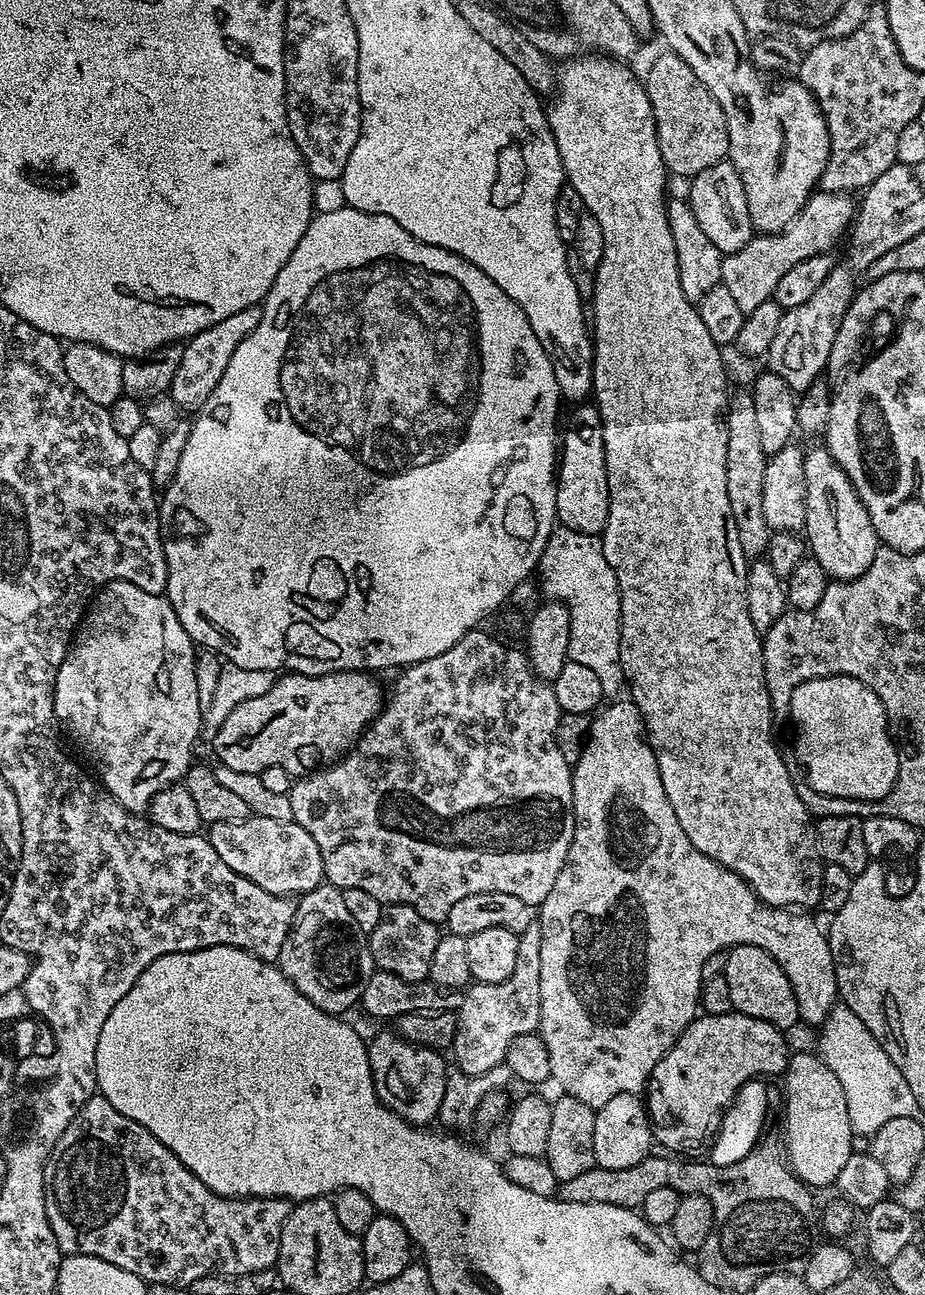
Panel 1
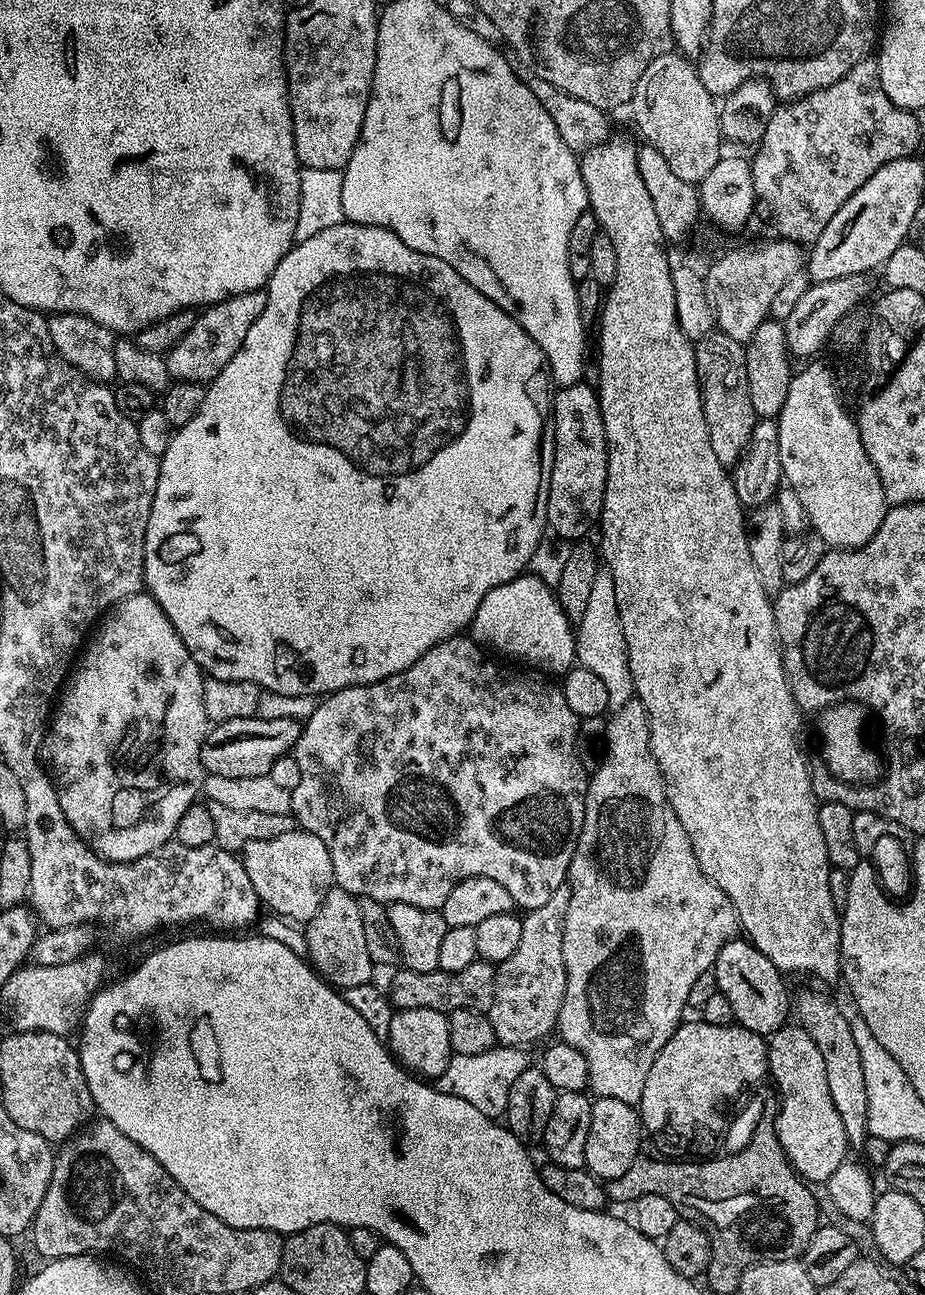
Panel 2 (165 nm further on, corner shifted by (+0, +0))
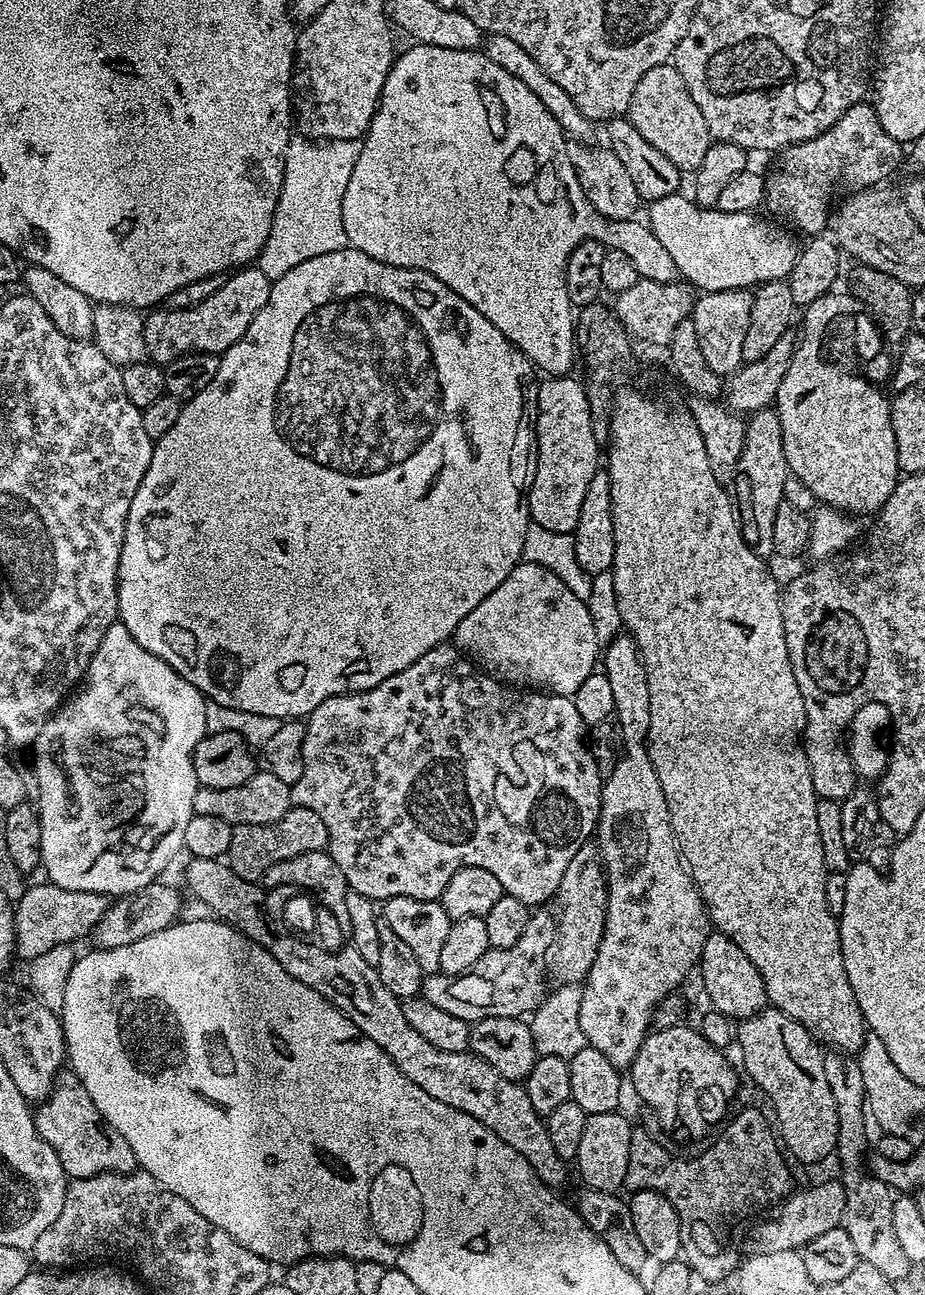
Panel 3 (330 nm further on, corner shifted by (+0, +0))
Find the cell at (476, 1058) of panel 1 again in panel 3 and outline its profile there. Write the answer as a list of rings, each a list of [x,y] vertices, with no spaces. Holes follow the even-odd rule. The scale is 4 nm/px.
[[[584,843],[578,854],[570,858],[566,866],[566,874],[562,874],[562,882],[556,891],[554,904],[560,907],[560,912],[555,913],[556,942],[552,945],[546,968],[551,979],[552,976],[556,979],[557,985],[580,984],[588,977],[590,966],[598,954],[608,905],[608,883],[604,877],[604,866],[600,863],[600,853],[595,843]]]

